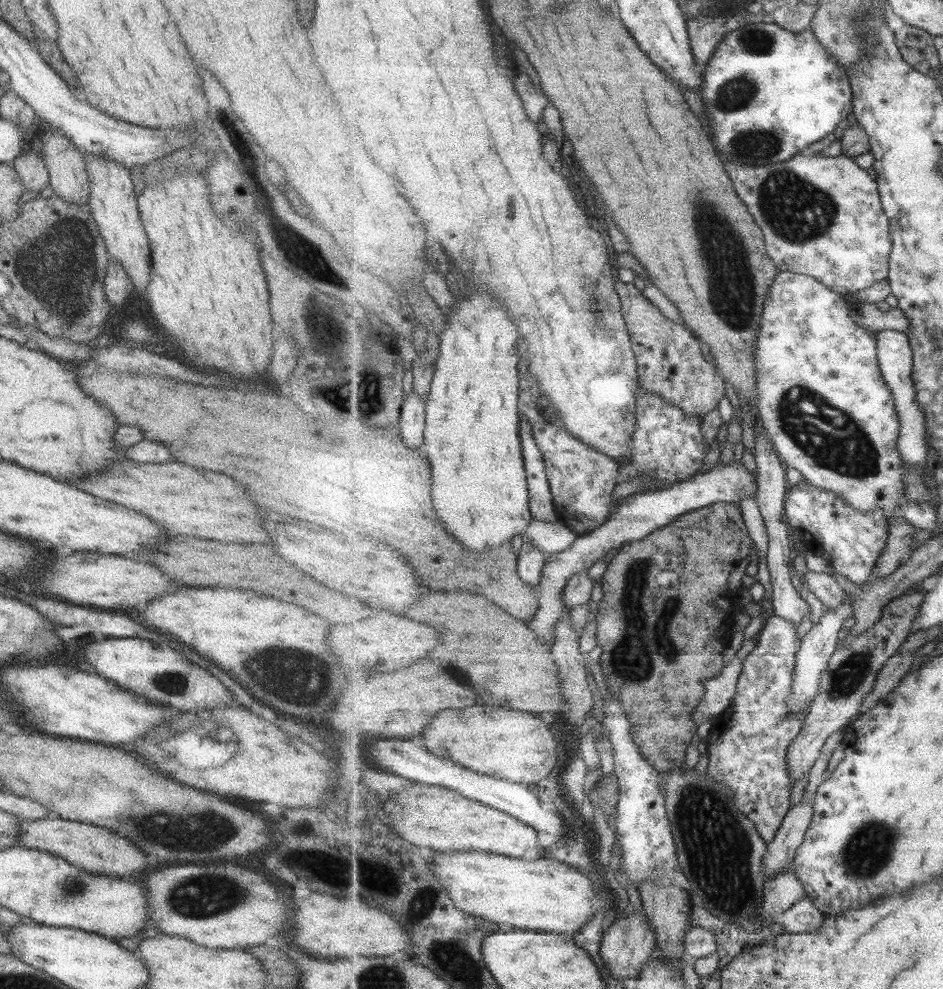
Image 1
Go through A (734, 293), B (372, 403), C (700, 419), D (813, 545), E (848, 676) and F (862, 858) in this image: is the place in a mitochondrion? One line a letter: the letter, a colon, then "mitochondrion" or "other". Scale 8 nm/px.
A: mitochondrion
B: mitochondrion
C: other
D: other
E: mitochondrion
F: mitochondrion

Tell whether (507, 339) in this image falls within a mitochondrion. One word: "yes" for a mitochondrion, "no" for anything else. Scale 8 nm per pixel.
no

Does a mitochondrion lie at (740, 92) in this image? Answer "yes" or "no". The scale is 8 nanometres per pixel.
yes

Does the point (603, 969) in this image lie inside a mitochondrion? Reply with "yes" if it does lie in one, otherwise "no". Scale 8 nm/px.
no

